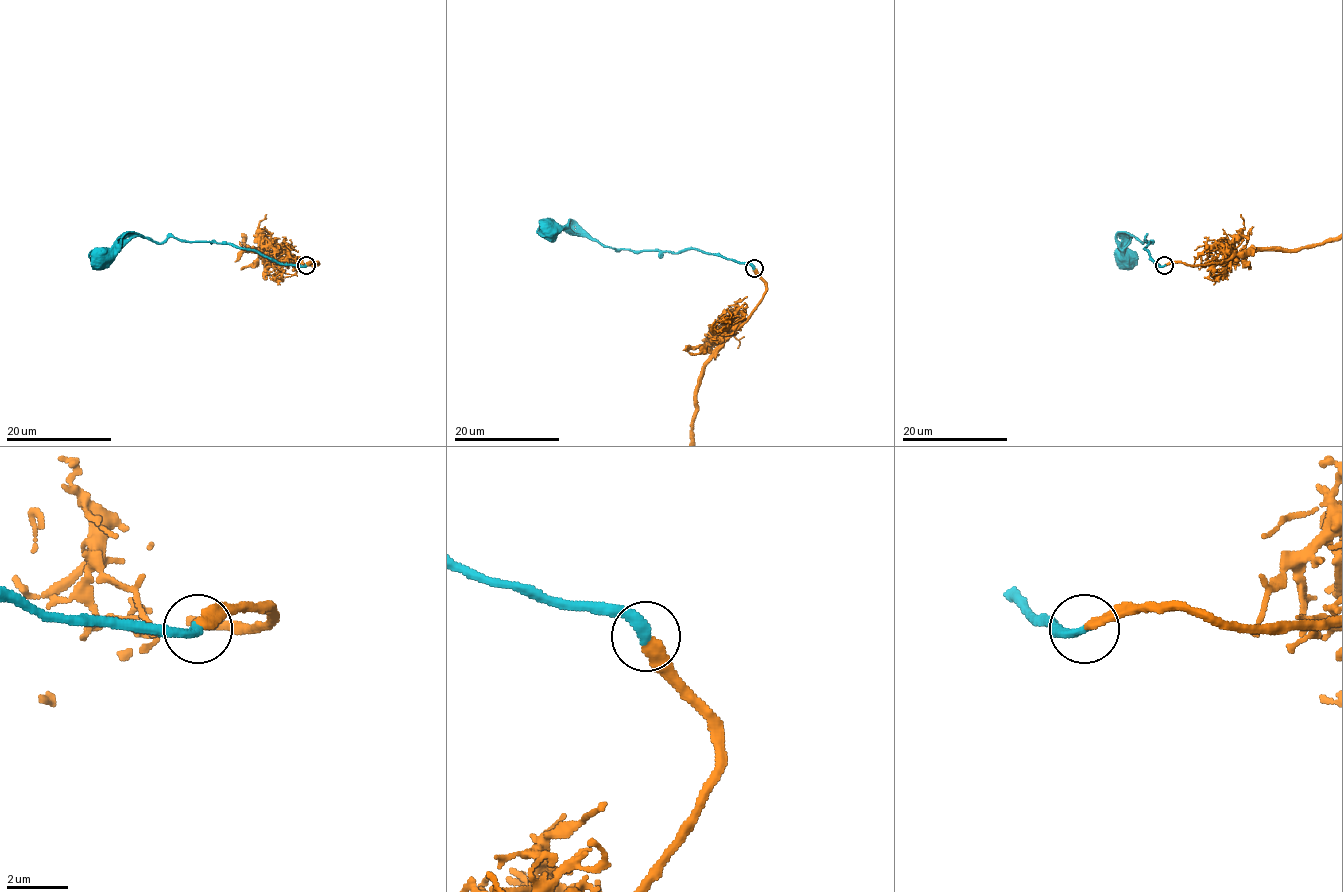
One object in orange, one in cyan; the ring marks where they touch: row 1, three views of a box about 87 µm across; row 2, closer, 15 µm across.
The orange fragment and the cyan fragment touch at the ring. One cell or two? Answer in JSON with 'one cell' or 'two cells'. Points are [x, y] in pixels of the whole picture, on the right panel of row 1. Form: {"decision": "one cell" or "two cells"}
{"decision": "one cell"}

